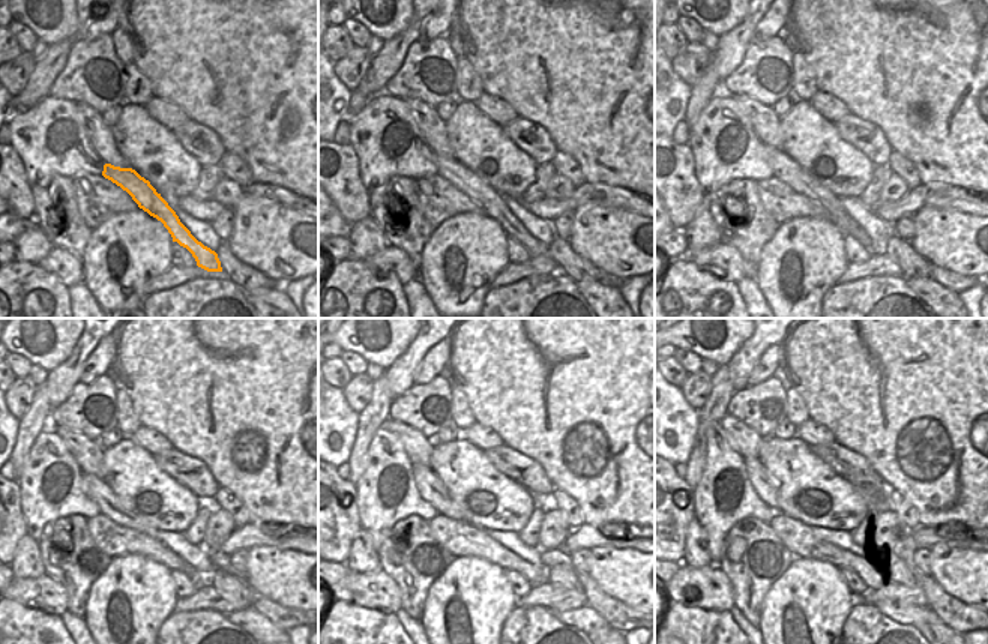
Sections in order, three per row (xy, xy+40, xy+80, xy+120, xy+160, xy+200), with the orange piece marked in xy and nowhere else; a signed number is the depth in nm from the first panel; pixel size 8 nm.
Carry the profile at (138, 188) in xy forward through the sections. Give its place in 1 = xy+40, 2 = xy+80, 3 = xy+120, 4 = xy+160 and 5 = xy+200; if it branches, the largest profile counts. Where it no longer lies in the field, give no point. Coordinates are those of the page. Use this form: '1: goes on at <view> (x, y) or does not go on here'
1: goes on at xy+40 (490, 201)
2: goes on at xy+80 (784, 167)
3: goes on at xy+120 (95, 488)
4: goes on at xy+160 (428, 485)
5: goes on at xy+200 (765, 485)

